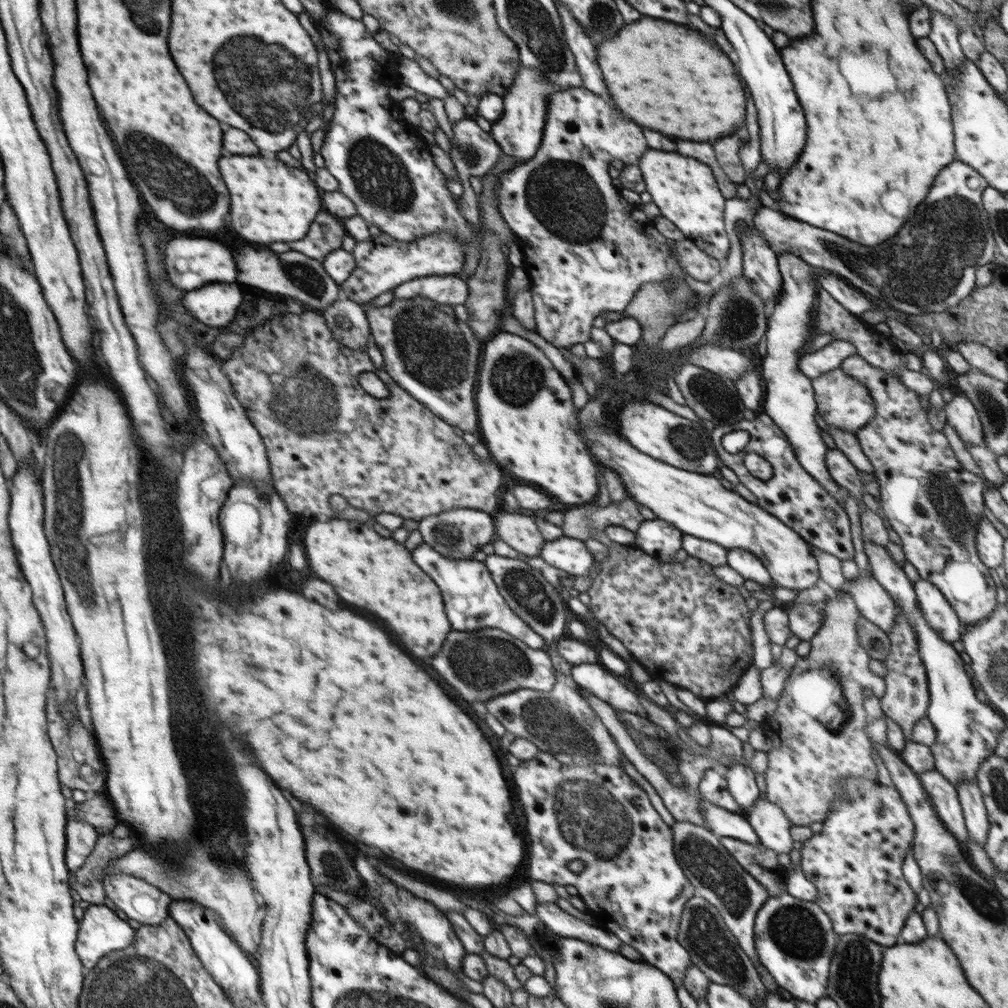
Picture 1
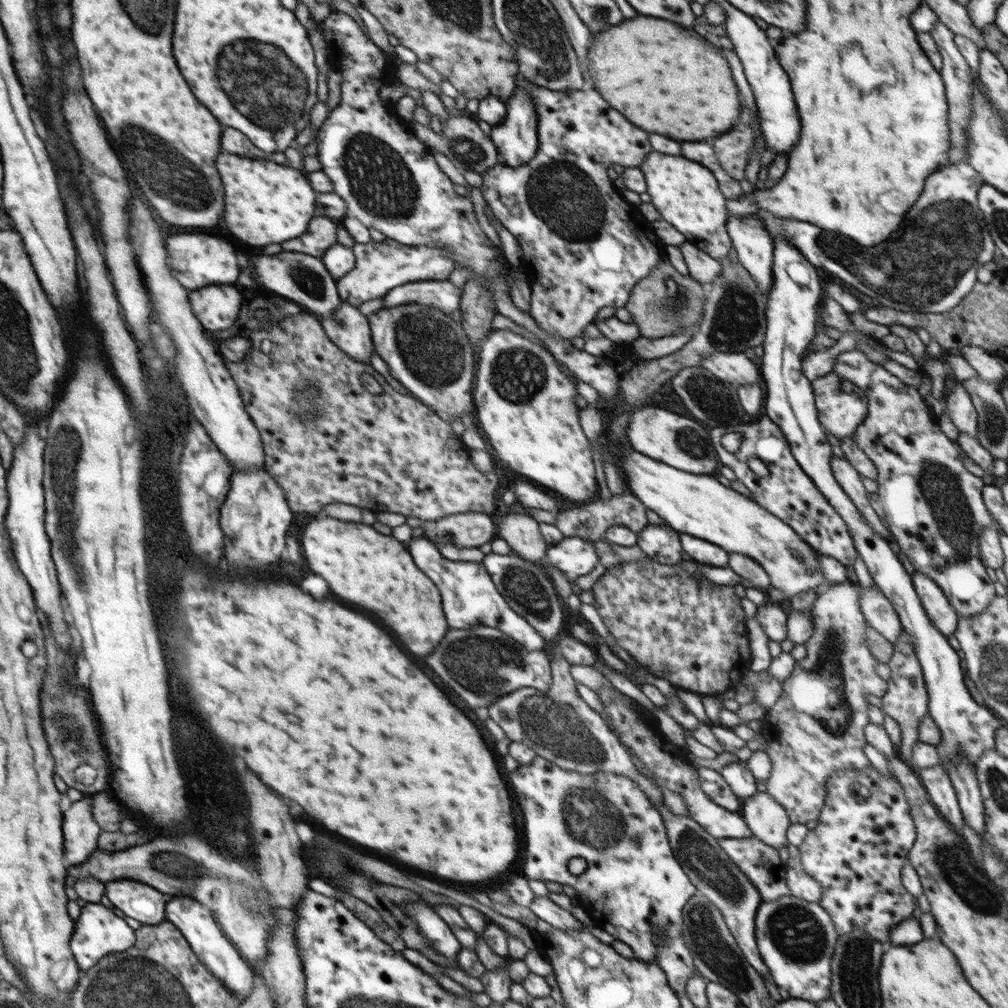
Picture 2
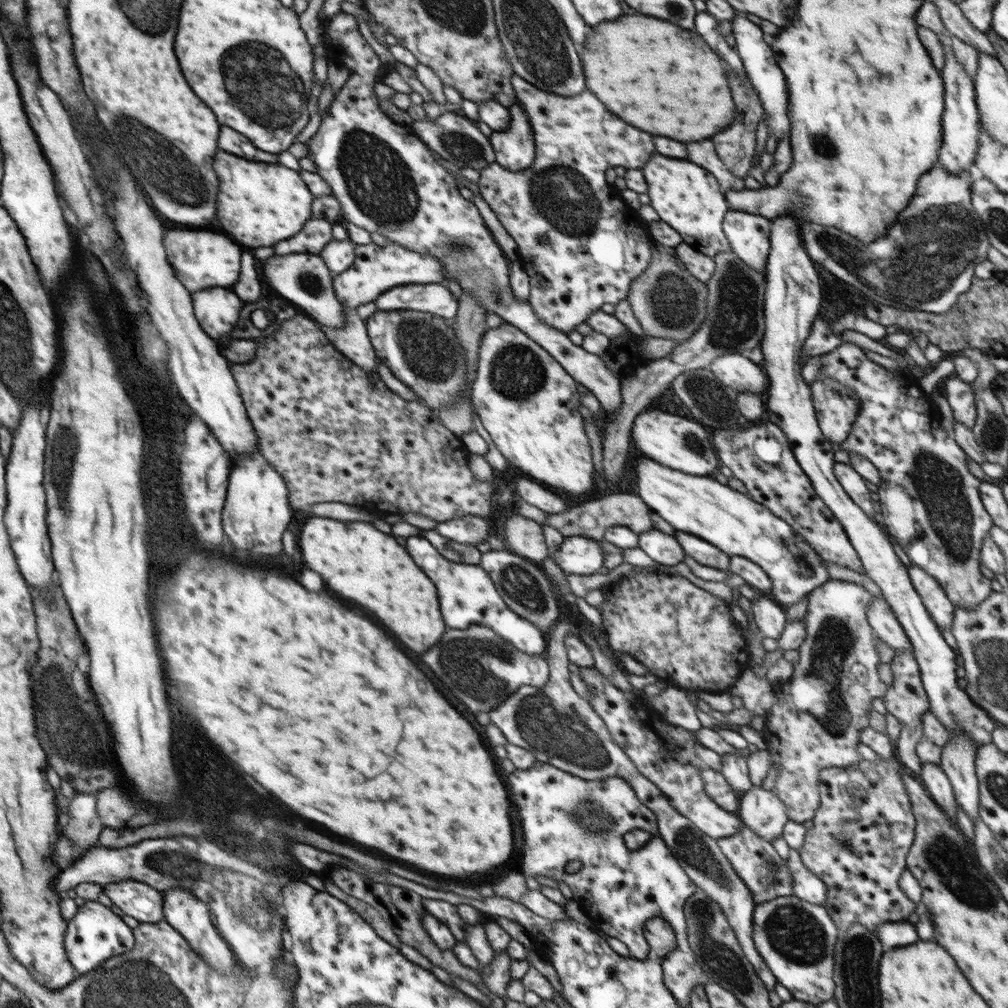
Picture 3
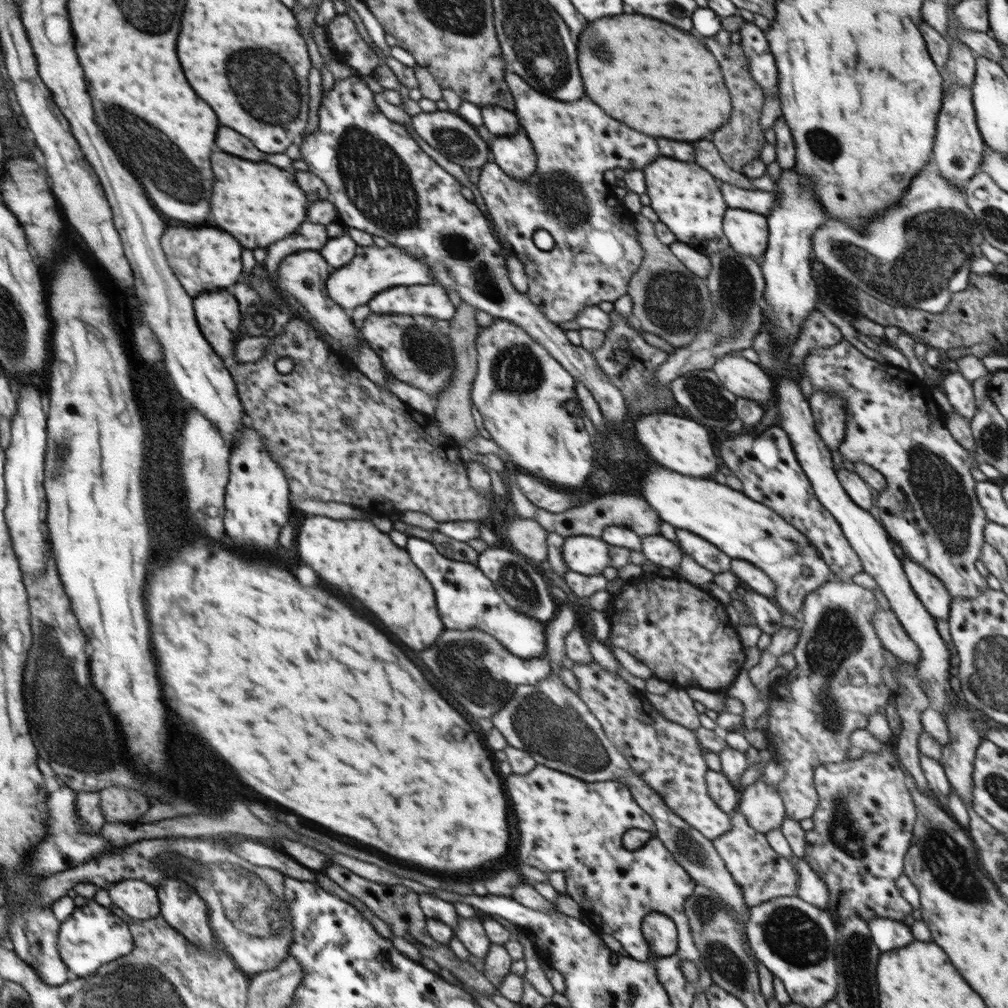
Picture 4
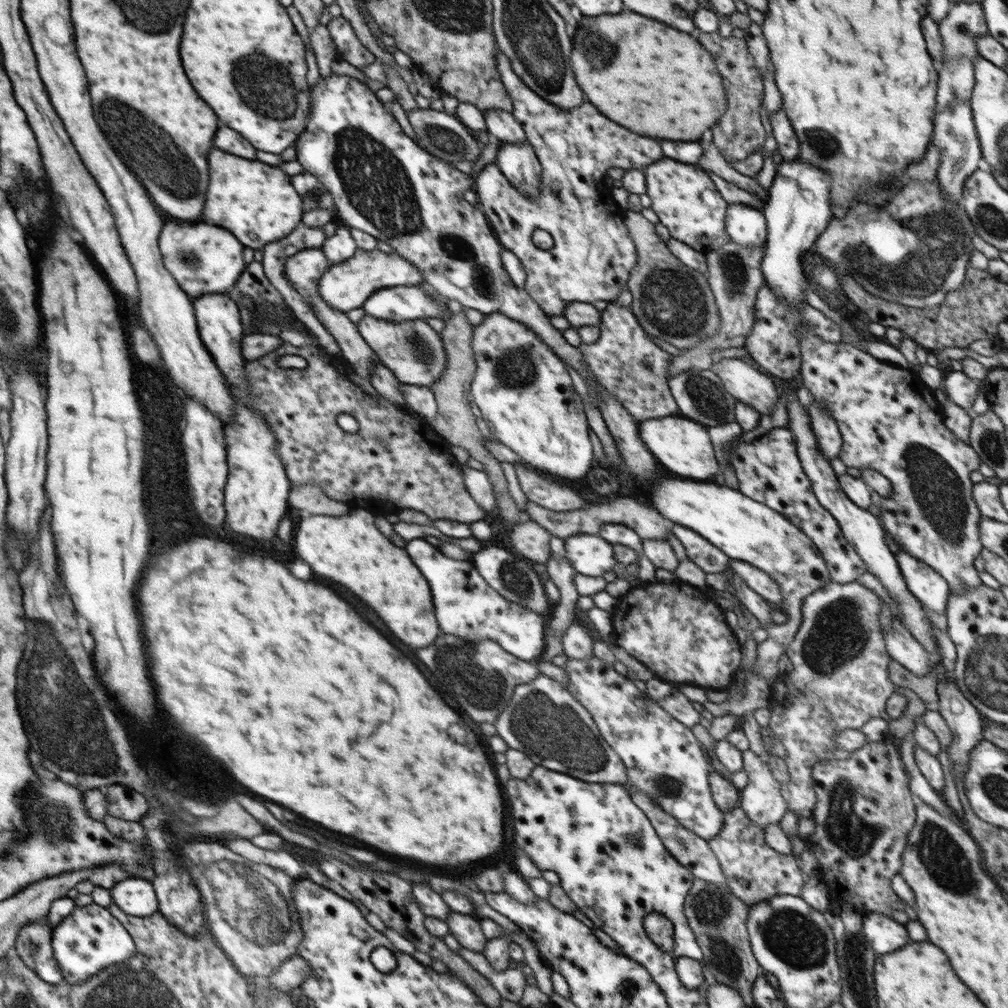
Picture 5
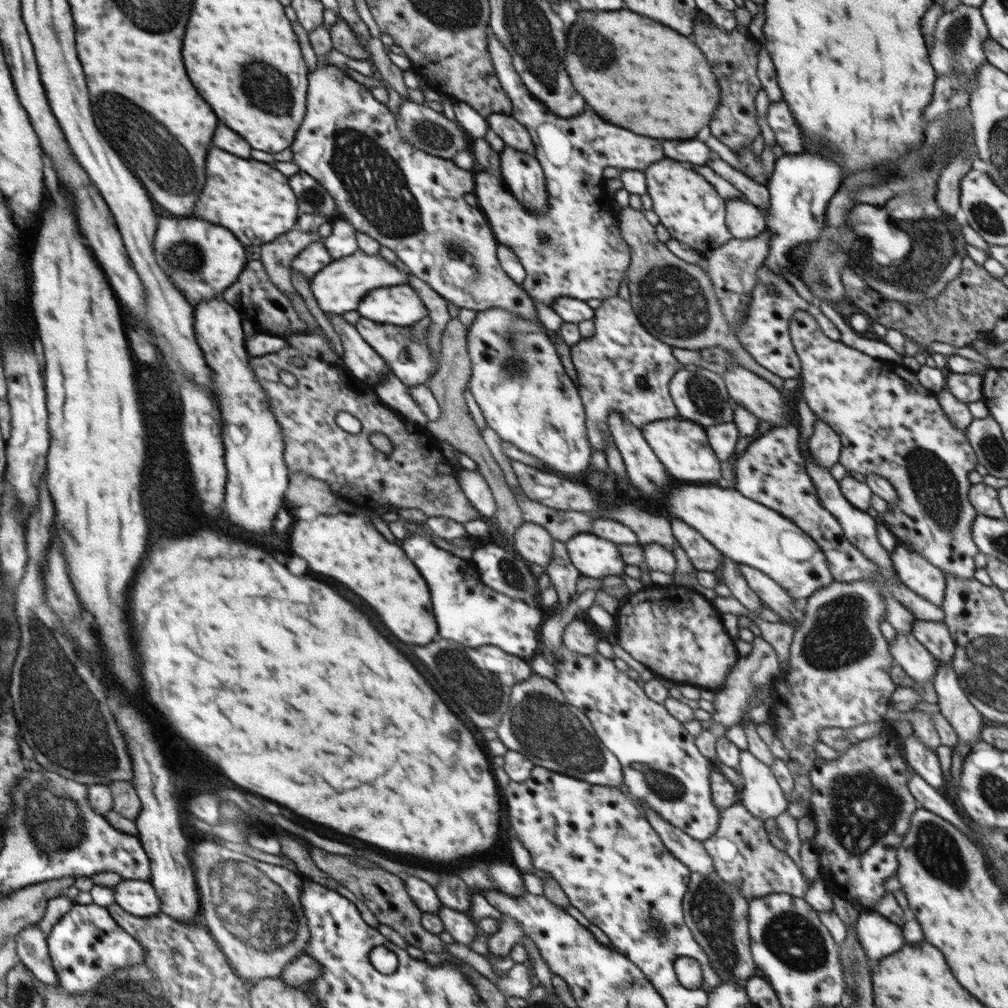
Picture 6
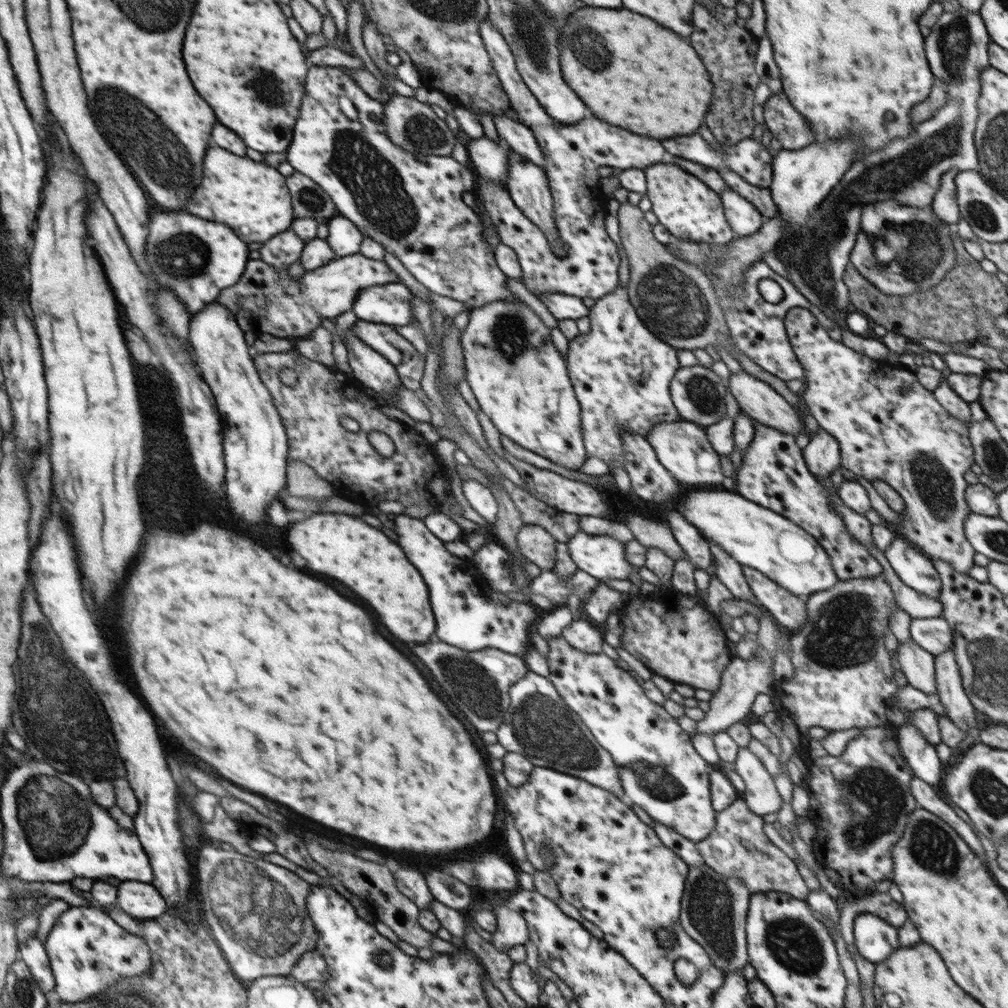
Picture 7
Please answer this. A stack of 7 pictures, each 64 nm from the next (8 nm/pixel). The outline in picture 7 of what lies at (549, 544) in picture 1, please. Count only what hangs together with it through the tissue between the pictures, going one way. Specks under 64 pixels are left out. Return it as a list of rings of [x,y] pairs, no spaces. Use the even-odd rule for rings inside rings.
[[[579,530],[567,543],[567,547],[577,569],[590,574],[593,578],[629,581],[630,574],[636,572],[642,581],[662,589],[661,579],[647,570],[645,566],[642,568],[634,567],[626,558],[625,543],[612,537],[612,535],[592,535]]]

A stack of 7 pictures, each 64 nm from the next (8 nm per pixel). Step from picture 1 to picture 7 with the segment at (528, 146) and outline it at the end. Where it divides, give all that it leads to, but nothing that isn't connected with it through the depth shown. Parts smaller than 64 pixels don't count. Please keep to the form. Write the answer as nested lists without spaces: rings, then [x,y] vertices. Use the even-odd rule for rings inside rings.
[[[516,152],[510,154],[510,164],[508,164],[508,182],[506,182],[506,188],[509,191],[509,196],[514,202],[514,205],[521,211],[521,214],[528,218],[530,222],[534,222],[546,236],[552,252],[558,256],[558,258],[564,258],[566,255],[566,248],[562,239],[558,237],[558,229],[556,229],[555,209],[552,193],[548,184],[548,178],[543,168],[540,168],[538,164],[534,164],[532,160]]]

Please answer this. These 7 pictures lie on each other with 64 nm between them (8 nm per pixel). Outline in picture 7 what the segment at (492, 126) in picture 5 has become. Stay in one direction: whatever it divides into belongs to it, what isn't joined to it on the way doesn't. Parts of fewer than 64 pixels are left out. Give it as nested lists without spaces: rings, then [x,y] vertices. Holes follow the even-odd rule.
[[[494,113],[492,119],[500,139],[508,143],[513,152],[532,160],[540,168],[546,168],[542,148],[528,126],[506,117],[505,114]]]

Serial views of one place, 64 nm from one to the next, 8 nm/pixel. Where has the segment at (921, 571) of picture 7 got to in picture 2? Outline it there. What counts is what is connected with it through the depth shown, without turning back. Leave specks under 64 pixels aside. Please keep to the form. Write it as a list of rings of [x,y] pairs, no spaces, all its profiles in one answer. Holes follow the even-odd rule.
[[[918,571],[914,572],[911,578],[922,607],[934,627],[946,638],[954,634],[959,616],[938,584]]]

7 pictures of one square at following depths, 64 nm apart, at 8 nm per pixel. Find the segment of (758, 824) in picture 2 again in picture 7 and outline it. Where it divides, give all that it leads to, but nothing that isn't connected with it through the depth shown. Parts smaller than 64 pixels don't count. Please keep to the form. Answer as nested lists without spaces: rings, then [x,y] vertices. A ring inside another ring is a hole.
[[[739,747],[734,766],[734,771],[745,782],[745,790],[741,797],[748,803],[750,810],[761,817],[779,812],[784,800],[776,789],[772,774],[766,770],[758,755],[748,747]]]

